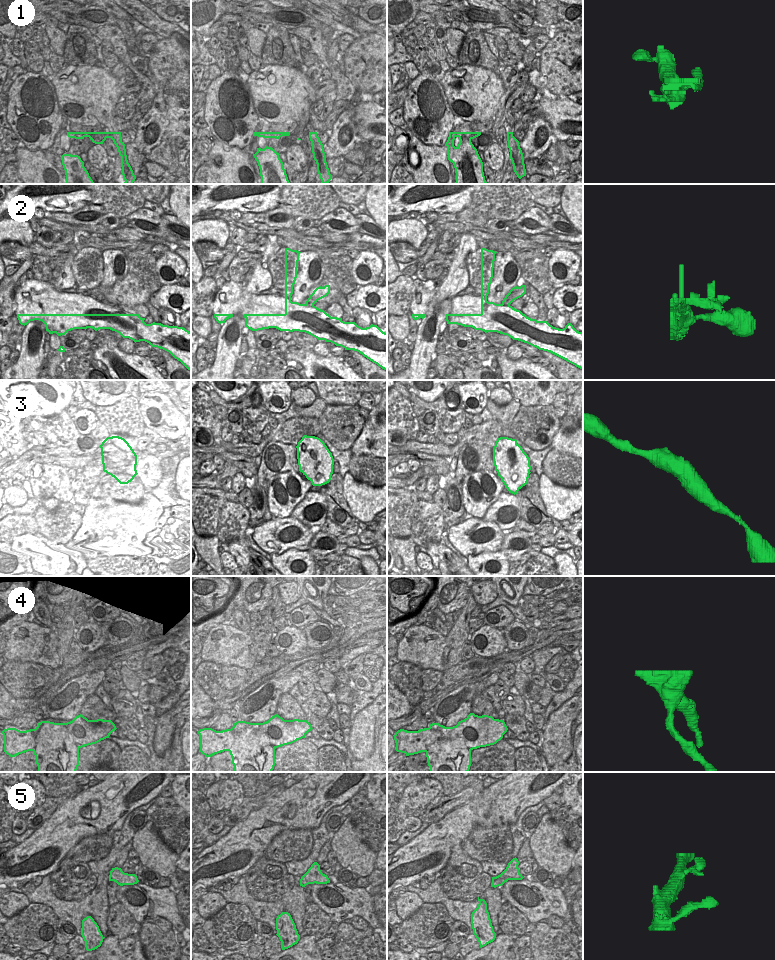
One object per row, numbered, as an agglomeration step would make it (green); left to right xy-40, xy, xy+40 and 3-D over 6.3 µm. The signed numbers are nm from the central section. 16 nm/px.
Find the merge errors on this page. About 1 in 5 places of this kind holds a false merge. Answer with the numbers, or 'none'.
4

